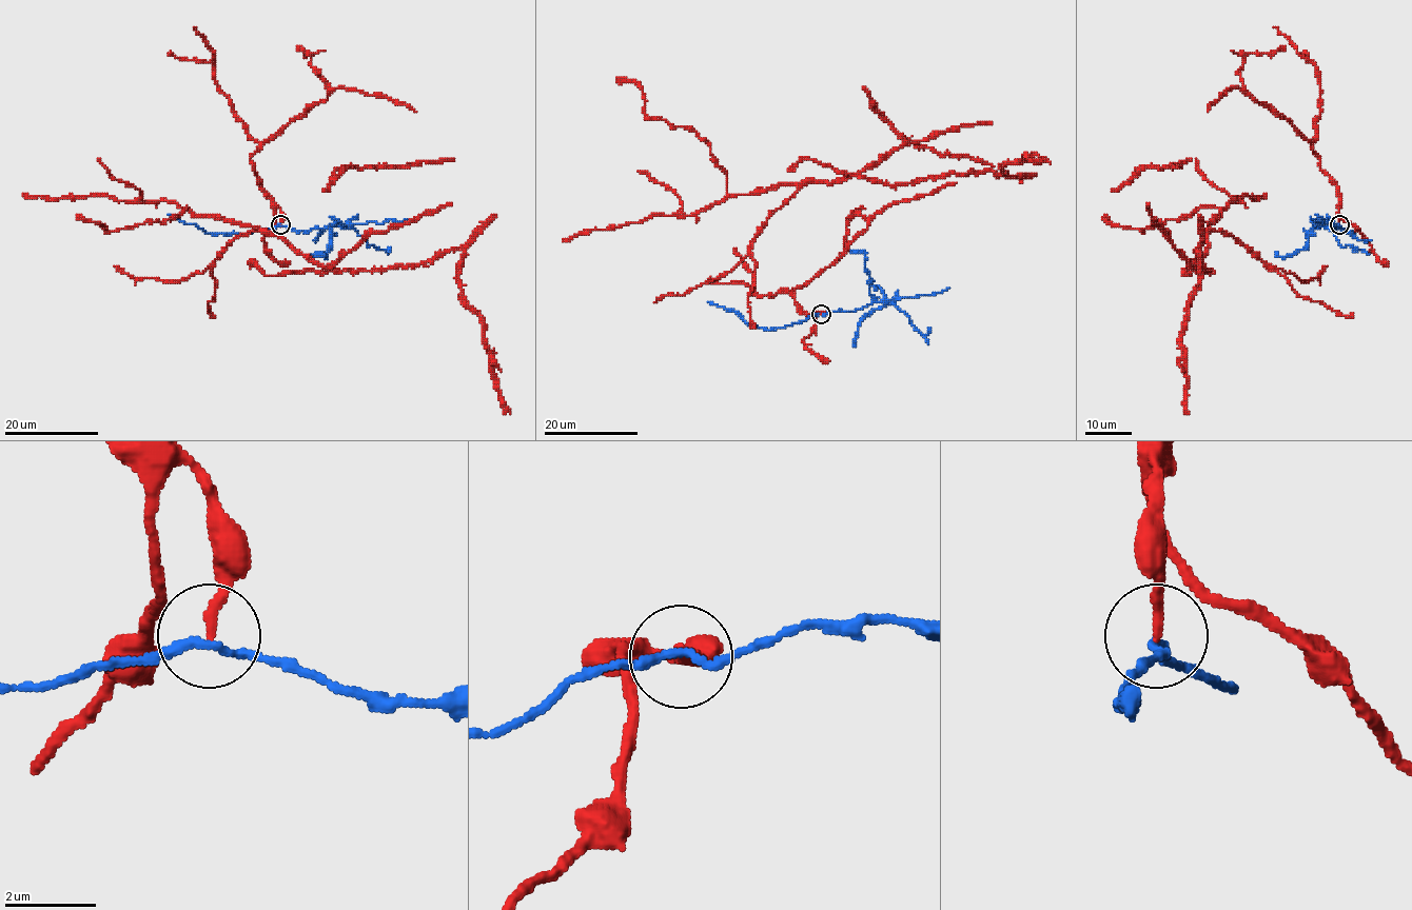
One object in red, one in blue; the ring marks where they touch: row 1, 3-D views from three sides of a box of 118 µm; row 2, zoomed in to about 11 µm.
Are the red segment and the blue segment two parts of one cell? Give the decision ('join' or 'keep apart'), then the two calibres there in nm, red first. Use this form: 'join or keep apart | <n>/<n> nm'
keep apart | 200/180 nm

